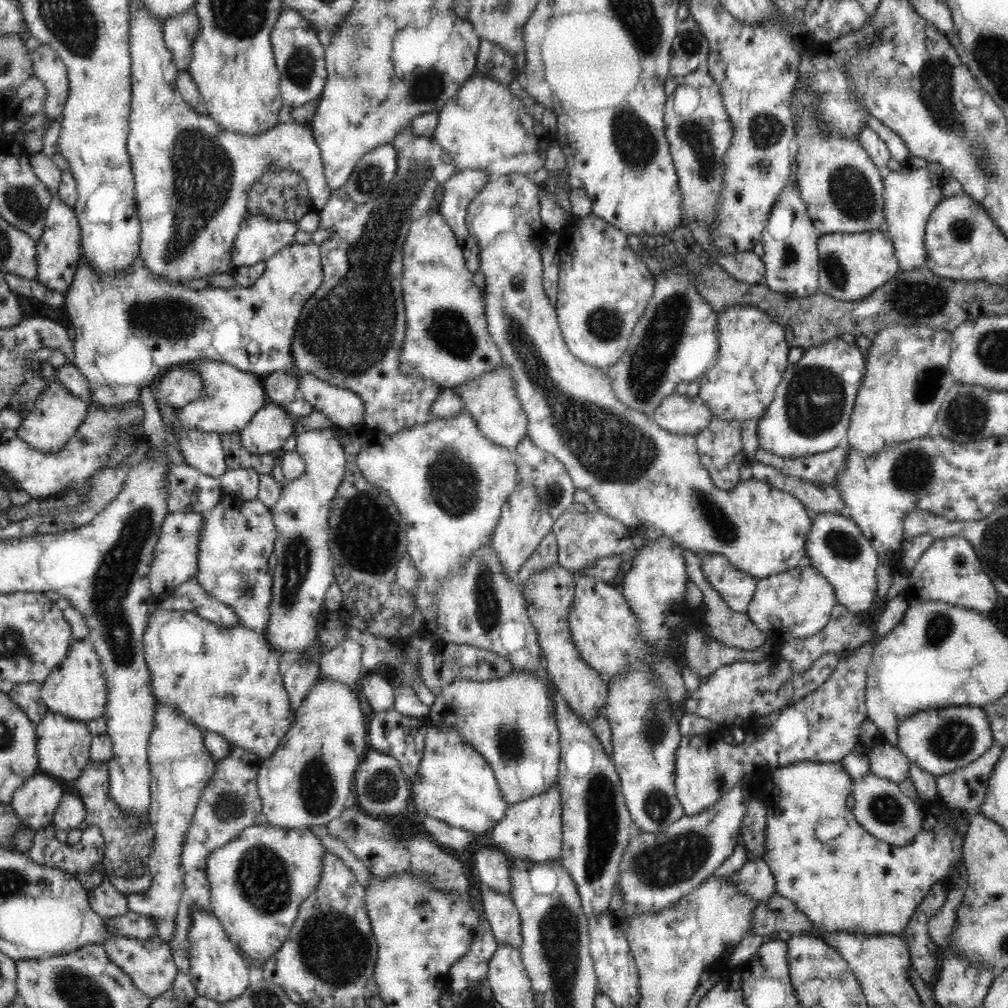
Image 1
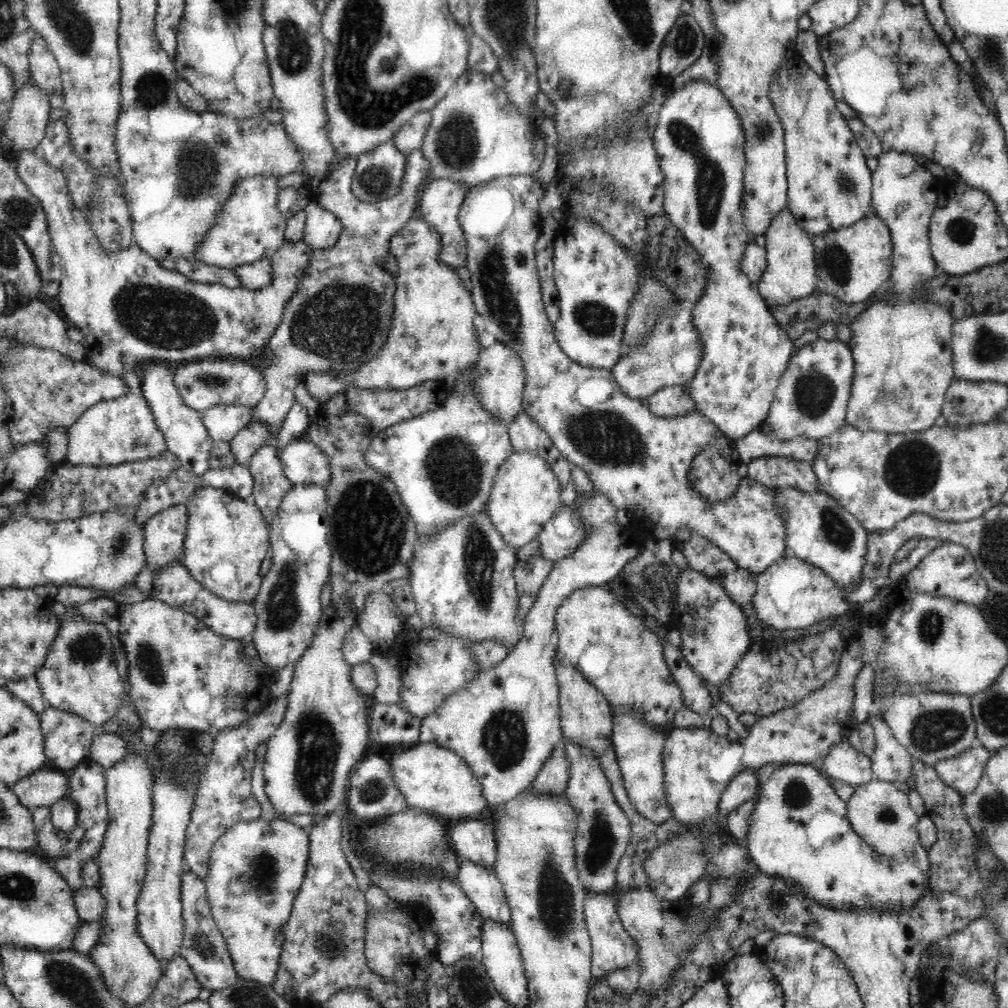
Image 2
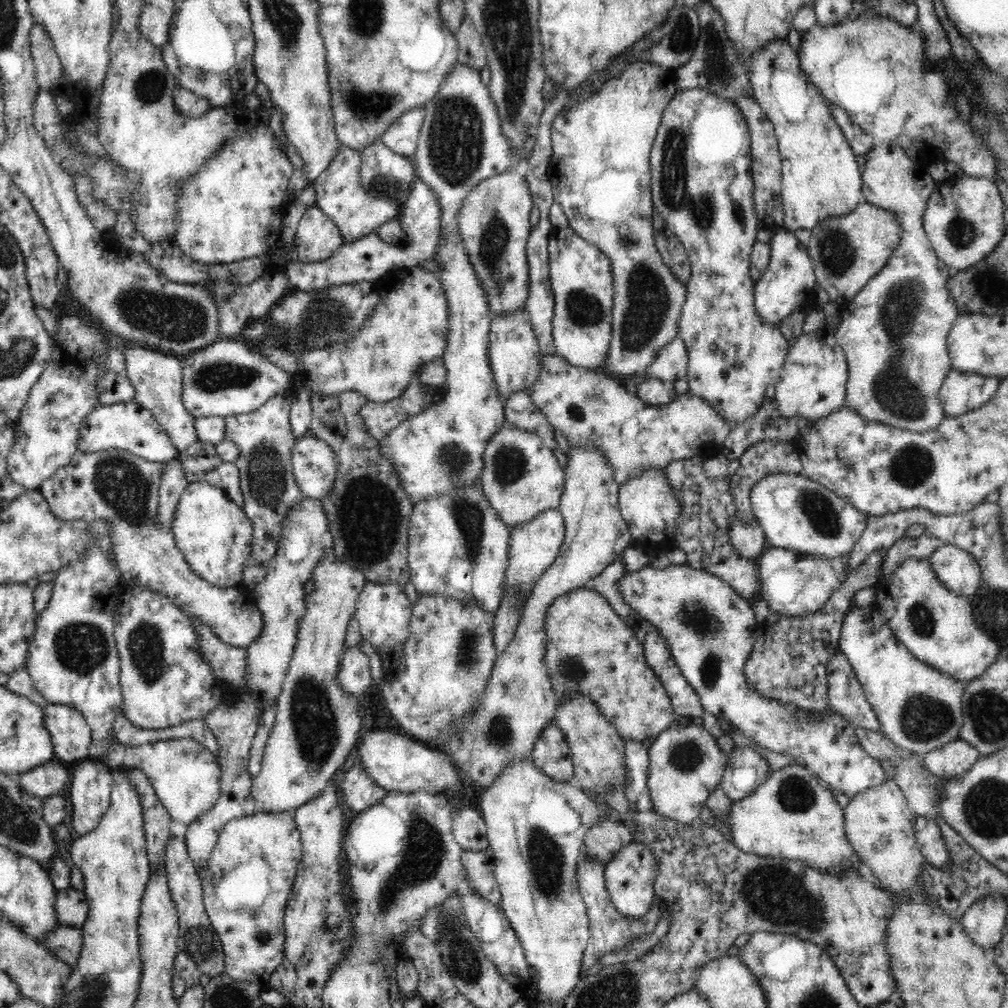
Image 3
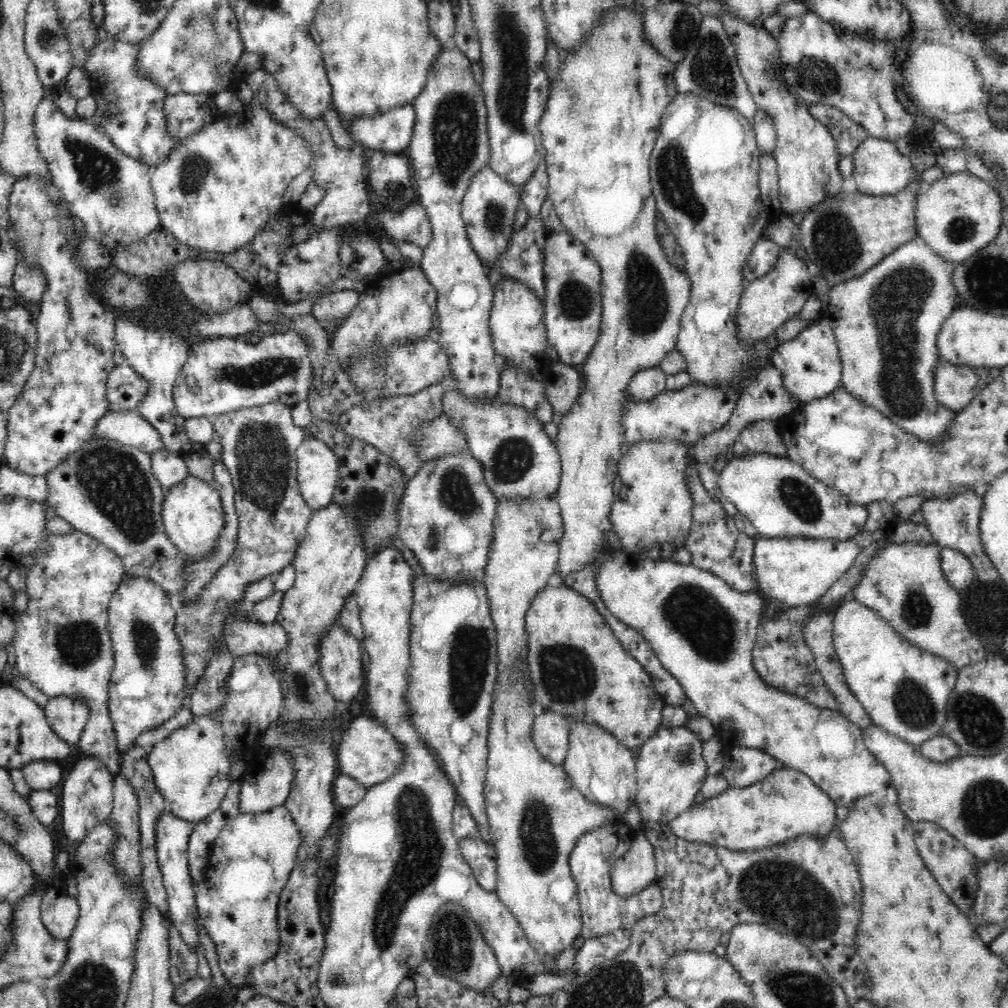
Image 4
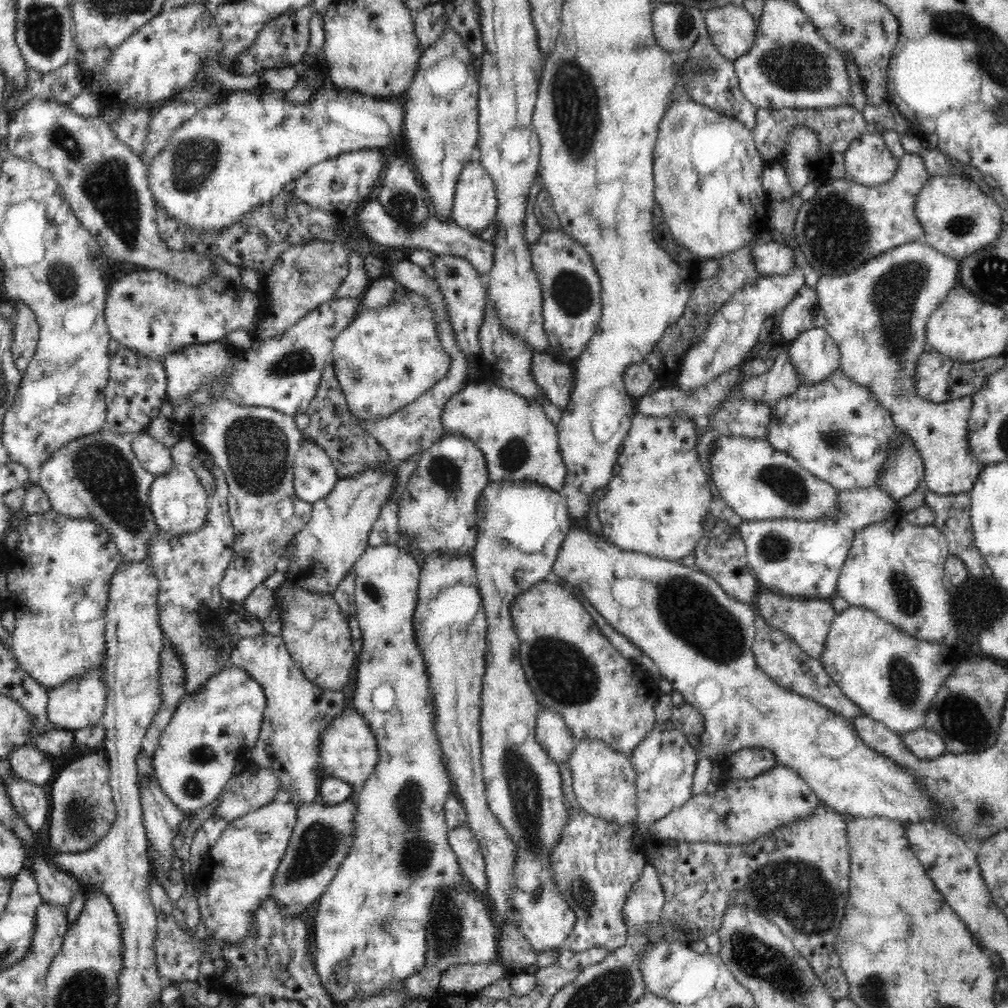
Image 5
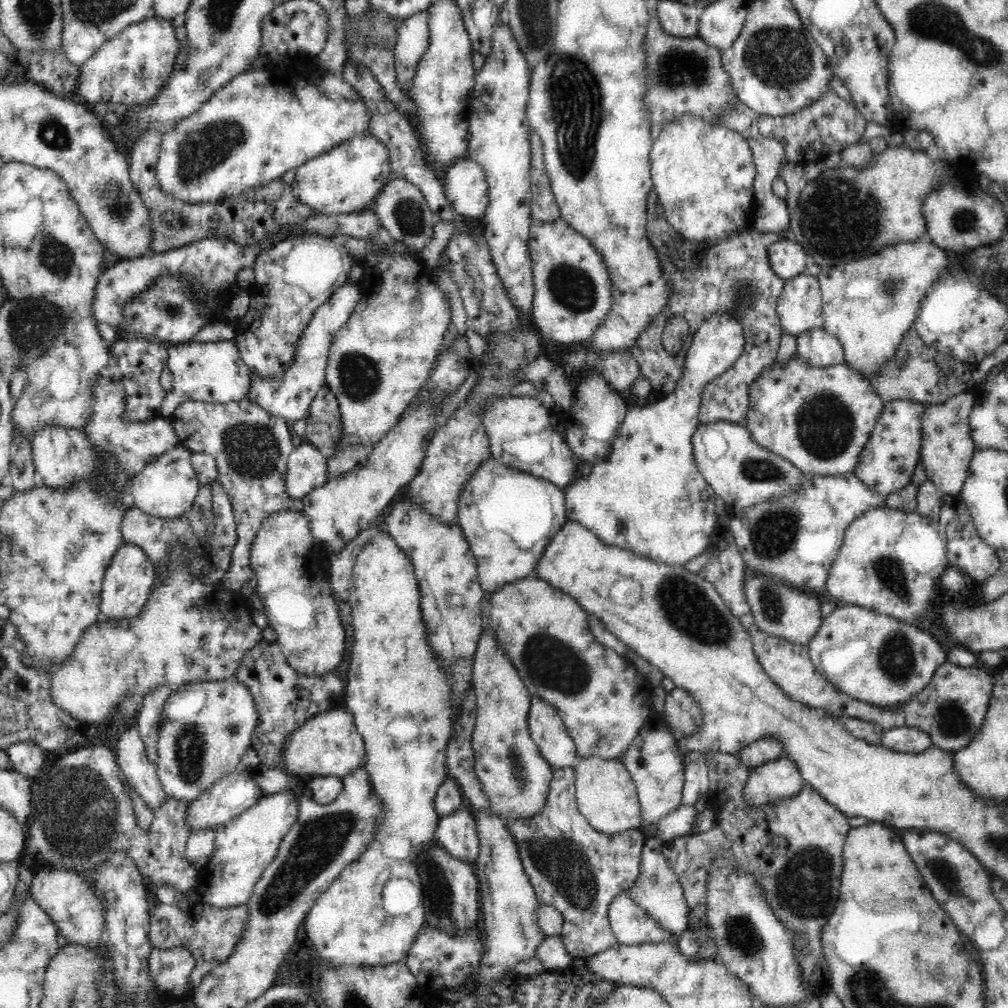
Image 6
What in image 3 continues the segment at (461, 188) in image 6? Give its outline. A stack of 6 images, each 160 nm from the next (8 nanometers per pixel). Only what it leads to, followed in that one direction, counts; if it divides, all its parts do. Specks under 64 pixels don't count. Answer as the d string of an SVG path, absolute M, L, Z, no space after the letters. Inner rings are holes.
M508 170L479 182L464 200L458 214L458 228L464 239L466 253L489 300L493 318L526 310L530 284L526 245L532 230L532 197L525 177Z

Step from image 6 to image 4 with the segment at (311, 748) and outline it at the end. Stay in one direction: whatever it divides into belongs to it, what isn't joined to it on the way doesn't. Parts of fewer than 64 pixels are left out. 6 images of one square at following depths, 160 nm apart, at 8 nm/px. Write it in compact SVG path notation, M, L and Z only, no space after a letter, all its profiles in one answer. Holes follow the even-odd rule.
M358 716L344 730L336 757L339 774L346 774L368 788L386 782L387 778L399 771L400 764L404 762L404 749L384 726L368 716Z

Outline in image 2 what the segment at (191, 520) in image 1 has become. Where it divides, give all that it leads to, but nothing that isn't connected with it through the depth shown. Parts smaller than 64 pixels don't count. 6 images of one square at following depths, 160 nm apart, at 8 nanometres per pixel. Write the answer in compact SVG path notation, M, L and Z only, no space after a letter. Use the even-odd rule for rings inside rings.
M176 503L164 510L161 510L152 516L143 527L143 533L145 536L145 555L147 556L147 563L150 569L156 570L162 567L167 567L170 563L182 563L178 562L180 556L182 556L183 540L186 536L188 523L188 512L184 503Z

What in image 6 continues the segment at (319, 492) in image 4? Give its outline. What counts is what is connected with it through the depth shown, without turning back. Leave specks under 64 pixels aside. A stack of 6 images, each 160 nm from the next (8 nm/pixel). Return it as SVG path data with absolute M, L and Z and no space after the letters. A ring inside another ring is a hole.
M297 442L287 462L285 483L288 496L301 499L328 481L326 457L310 443Z

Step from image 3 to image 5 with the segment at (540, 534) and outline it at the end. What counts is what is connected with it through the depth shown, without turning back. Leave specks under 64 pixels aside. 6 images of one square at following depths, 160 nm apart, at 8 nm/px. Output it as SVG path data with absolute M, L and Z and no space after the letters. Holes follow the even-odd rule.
M489 480L477 498L477 539L471 553L477 574L476 585L488 621L480 715L482 774L487 803L516 843L511 914L528 942L539 953L562 946L575 925L575 912L558 892L550 863L553 846L558 842L568 820L568 811L562 791L560 766L548 757L534 738L537 714L542 707L519 659L521 646L510 616L510 607L518 594L533 584L551 579L551 570L560 545L573 522L570 520L566 499L559 491L552 490L550 502L554 503L558 528L548 537L540 552L526 554L504 536L500 536L510 522L502 512L496 514L494 510L498 490L500 481ZM514 722L524 722L532 733L532 739L526 740L522 746L516 746L508 739L508 728Z

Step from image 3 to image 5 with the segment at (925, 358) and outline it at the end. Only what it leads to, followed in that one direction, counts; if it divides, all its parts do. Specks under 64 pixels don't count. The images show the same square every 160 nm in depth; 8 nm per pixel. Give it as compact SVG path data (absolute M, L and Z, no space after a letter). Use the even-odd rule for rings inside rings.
M865 131L845 150L845 170L852 176L852 180L866 186L882 185L889 181L898 168L899 159L894 157L880 134ZM920 242L902 244L858 268L852 274L820 276L817 300L826 316L824 328L835 340L841 354L840 369L855 384L868 387L882 407L890 411L898 429L912 437L925 466L924 480L932 492L949 495L968 493L978 478L980 465L970 451L968 420L973 404L972 396L934 403L916 396L916 367L919 356L928 349L926 321L959 281L959 262L937 252L932 245Z

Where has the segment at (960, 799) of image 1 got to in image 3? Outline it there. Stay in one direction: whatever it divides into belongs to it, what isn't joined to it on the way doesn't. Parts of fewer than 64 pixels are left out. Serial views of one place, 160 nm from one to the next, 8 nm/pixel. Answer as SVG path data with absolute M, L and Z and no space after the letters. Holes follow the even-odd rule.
M960 739L948 742L942 748L934 748L922 758L922 762L940 781L946 781L962 776L980 757L976 748Z

